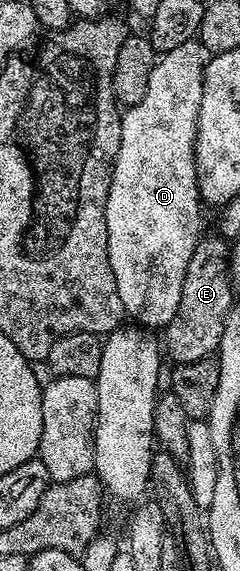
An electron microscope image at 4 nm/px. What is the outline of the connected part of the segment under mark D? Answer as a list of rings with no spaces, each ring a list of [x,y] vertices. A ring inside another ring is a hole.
[[[196,39],[186,41],[186,45],[178,45],[178,49],[170,49],[170,53],[159,56],[150,73],[150,85],[146,85],[146,97],[142,97],[138,105],[127,108],[120,117],[120,144],[116,163],[112,167],[110,193],[106,197],[108,256],[110,269],[114,269],[114,281],[118,281],[118,297],[122,297],[125,316],[145,329],[157,329],[156,327],[164,329],[170,321],[174,321],[174,313],[178,313],[178,301],[182,301],[182,281],[186,281],[186,265],[190,265],[190,257],[194,257],[196,242],[202,238],[202,230],[200,231],[202,200],[196,176],[196,130],[198,129],[198,109],[202,105],[205,62],[206,52]]]

